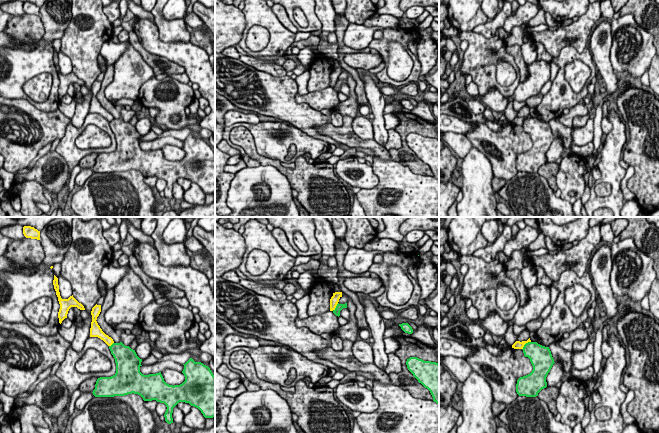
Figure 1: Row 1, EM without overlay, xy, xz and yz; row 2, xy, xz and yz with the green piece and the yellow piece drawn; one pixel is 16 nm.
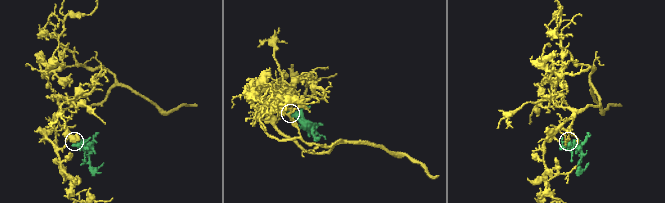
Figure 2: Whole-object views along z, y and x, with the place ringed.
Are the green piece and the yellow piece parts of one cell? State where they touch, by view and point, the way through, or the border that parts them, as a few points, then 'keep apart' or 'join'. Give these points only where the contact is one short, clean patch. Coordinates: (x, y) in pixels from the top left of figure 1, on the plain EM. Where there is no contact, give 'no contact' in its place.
contact yz (525, 120); border yz (530, 117), (522, 125); keep apart

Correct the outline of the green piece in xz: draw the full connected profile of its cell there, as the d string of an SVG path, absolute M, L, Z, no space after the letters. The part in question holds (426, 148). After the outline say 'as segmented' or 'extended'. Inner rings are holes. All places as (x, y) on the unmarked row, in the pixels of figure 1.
M410 133L406 141L418 158L430 167L433 177L439 180L439 140Z | as segmented

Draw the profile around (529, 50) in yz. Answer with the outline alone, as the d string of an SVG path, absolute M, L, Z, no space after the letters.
M532 41L523 43L520 49L527 65L534 63L537 60L537 47Z

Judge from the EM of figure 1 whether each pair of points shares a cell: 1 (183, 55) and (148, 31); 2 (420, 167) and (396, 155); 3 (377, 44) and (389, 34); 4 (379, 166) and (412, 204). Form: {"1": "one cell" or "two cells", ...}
{"1": "one cell", "2": "one cell", "3": "one cell", "4": "one cell"}

